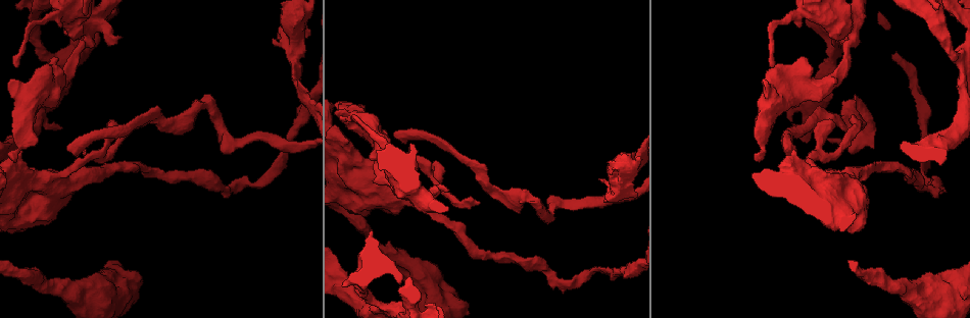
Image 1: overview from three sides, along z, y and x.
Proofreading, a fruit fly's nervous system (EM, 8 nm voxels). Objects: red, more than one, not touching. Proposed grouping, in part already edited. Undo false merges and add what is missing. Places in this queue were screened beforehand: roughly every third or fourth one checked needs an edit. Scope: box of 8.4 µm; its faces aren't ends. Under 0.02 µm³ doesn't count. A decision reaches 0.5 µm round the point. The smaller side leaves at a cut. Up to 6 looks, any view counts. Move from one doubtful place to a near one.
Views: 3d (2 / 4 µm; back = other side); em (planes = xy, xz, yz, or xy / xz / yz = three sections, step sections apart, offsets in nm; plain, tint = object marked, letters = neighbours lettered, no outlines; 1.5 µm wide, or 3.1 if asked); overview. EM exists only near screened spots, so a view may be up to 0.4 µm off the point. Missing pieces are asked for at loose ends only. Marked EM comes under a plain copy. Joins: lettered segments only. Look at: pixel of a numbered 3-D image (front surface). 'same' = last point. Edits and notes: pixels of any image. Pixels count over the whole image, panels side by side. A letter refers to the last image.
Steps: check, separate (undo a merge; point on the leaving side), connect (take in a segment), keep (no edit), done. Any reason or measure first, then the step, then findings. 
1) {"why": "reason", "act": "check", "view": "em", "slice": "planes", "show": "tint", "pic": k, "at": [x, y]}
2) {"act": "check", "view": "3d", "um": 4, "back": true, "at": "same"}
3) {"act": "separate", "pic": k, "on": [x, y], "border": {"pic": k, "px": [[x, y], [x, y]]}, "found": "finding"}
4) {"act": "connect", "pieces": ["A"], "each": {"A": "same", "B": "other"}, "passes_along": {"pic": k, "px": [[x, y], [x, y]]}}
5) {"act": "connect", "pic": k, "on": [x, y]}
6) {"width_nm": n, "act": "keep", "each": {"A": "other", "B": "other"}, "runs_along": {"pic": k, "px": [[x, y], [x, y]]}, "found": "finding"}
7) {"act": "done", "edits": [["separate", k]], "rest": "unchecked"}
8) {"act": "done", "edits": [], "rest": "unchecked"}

{"why": "long arm stops here", "act": "check", "view": "3d", "um": 4, "pic": 1, "at": [15, 66]}

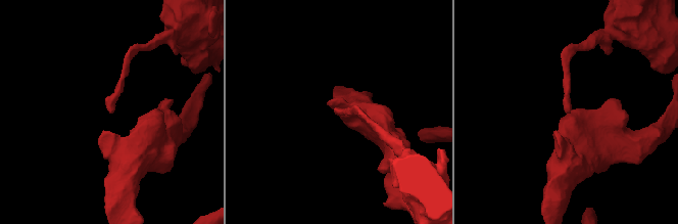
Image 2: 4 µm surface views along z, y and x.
{"why": "shape alone is not enough", "act": "check", "view": "em", "slice": "planes", "show": "letters", "pic": 2, "at": [110, 111]}

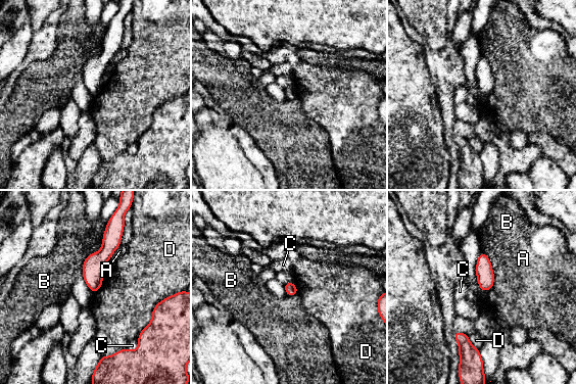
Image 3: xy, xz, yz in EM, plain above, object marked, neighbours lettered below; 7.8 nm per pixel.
{"act": "keep", "each": {"A": "other", "B": "other", "C": "other", "D": "other"}, "border": {"pic": 3, "px": [[163, 298], [137, 338]]}, "found": "none of them fits"}

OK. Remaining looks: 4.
{"why": "free end", "act": "check", "view": "em", "slice": "planes", "show": "letters", "pic": 1, "at": [277, 37]}

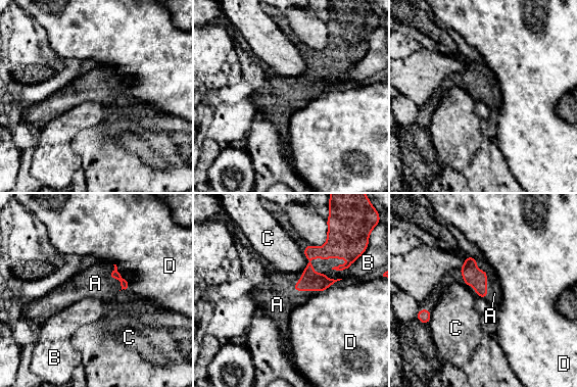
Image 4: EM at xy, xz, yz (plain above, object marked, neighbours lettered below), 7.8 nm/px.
{"act": "connect", "pic": 4, "on": [95, 283], "each": {"A": "same", "B": "other", "C": "other", "D": "other"}, "found": "the cell continues"}

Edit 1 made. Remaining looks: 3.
{"act": "done", "edits": [["connect", 4]], "rest": "unchecked"}

